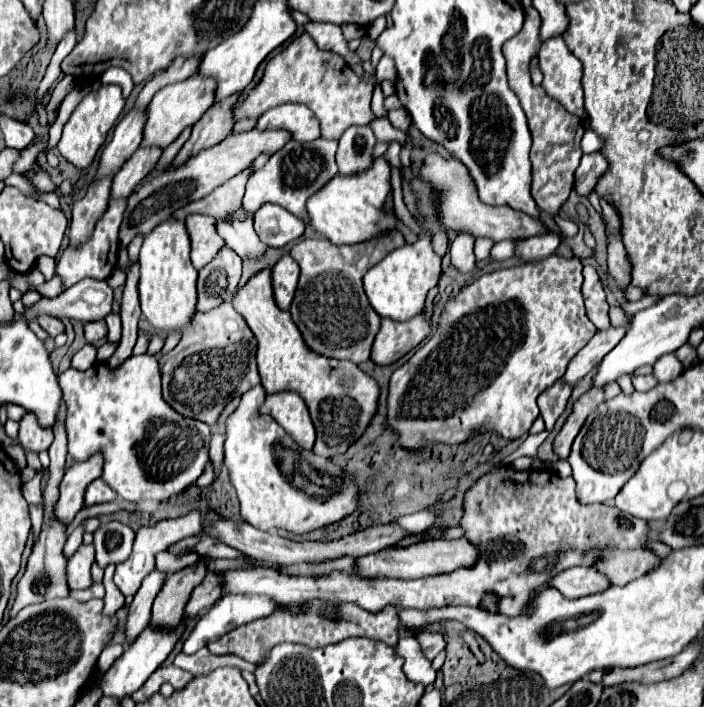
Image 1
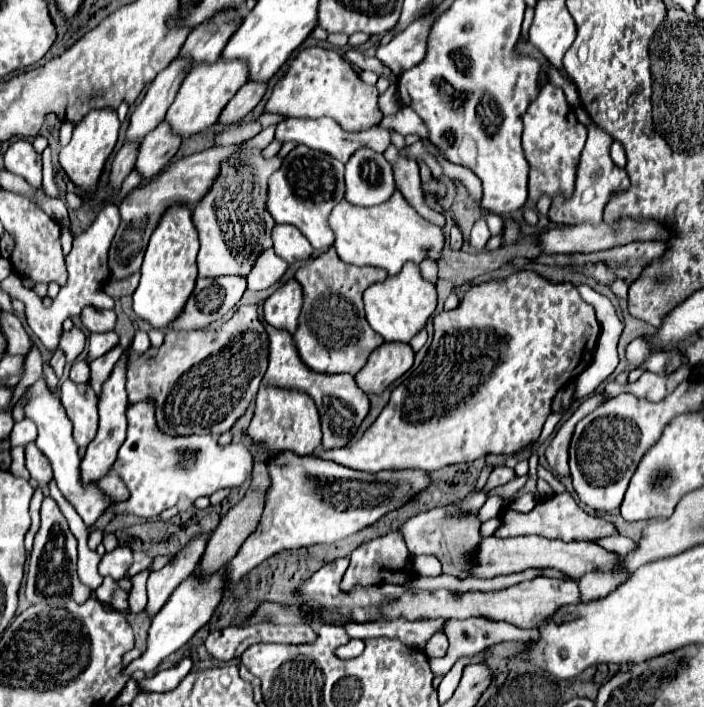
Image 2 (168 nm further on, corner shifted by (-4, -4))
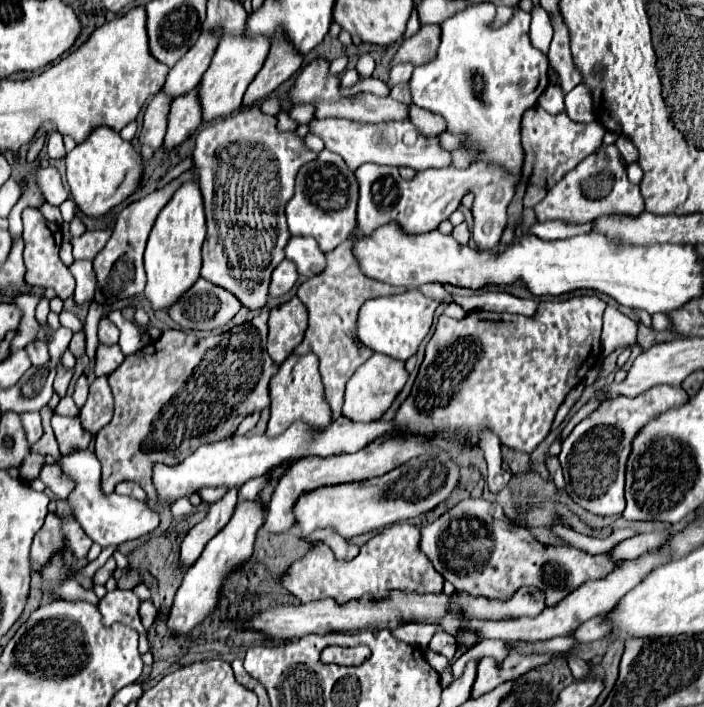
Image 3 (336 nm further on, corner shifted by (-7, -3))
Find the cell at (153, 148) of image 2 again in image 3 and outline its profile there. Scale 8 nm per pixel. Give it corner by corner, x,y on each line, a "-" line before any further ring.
195,88
189,94
183,94
171,102
167,134
161,150
169,152
177,148
183,140
187,140
199,128
199,124
201,124
201,110
199,110
197,88

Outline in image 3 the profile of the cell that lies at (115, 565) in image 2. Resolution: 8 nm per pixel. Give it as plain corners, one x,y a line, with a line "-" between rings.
109,558
109,560
105,562
105,566
97,570
97,574
95,574
93,582
95,582
95,584
105,584
105,582
113,576
113,572
115,572
115,560
113,560
113,558

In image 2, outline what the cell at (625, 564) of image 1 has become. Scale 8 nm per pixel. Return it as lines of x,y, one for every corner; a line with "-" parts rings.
524,535
524,537
512,537
512,539
498,539
498,537
484,537
482,545
476,553
476,561
470,569
474,577
490,579
496,575
510,575
510,573
520,573
524,569
542,569
542,567
552,567
558,569
574,579
580,579
584,573
594,571
594,569
612,569
616,565
614,553
608,553
606,549
598,547
592,541
562,541
562,539
546,539
538,535

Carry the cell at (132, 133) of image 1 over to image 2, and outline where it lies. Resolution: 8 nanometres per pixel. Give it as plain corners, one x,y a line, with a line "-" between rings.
176,57
162,73
156,75
142,103
132,113
130,127
126,131
128,141
144,139
148,131
164,121
166,111
172,105
172,99
176,97
176,91
180,89
180,83
184,81
184,75
188,75
190,67
188,57

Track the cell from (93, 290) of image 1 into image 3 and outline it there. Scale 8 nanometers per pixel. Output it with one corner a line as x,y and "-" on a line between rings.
101,318
99,322
99,342
101,344
117,344
119,340
119,328
109,320
109,318

